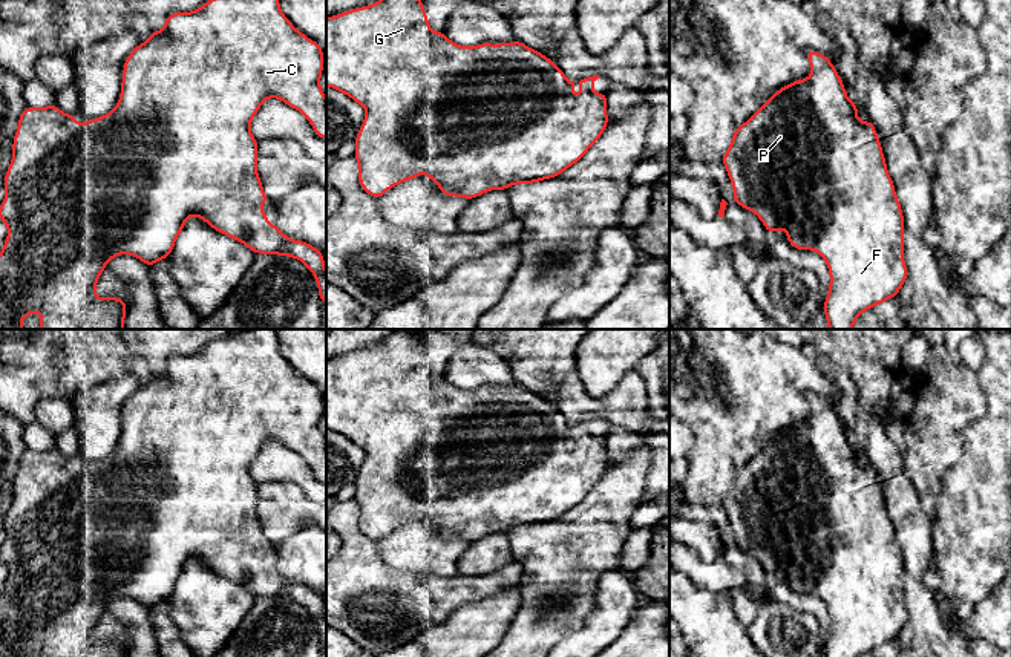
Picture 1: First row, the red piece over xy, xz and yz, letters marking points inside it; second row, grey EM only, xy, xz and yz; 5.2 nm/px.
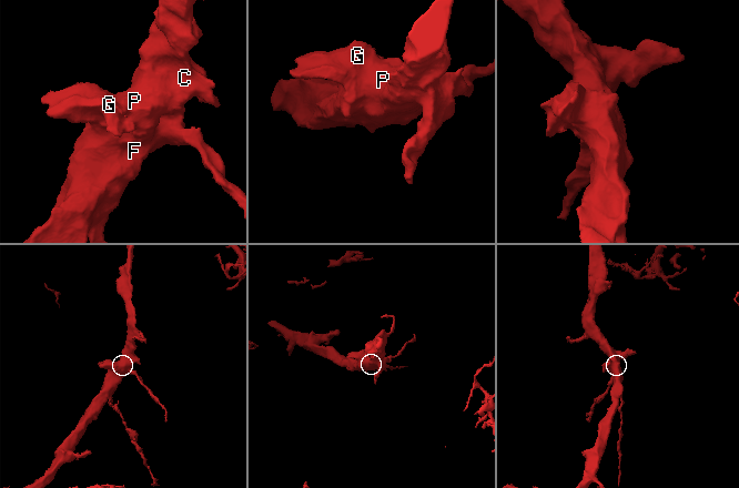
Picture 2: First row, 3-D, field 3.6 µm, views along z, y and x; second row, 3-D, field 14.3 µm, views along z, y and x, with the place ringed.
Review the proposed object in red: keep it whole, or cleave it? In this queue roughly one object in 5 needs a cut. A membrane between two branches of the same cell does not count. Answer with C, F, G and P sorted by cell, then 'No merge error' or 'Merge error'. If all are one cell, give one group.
Groups: C F G P. No merge error

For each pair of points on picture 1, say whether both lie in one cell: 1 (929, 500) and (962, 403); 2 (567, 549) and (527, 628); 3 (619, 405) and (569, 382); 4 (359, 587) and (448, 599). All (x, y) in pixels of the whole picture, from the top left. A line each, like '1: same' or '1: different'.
1: same
2: same
3: same
4: same

